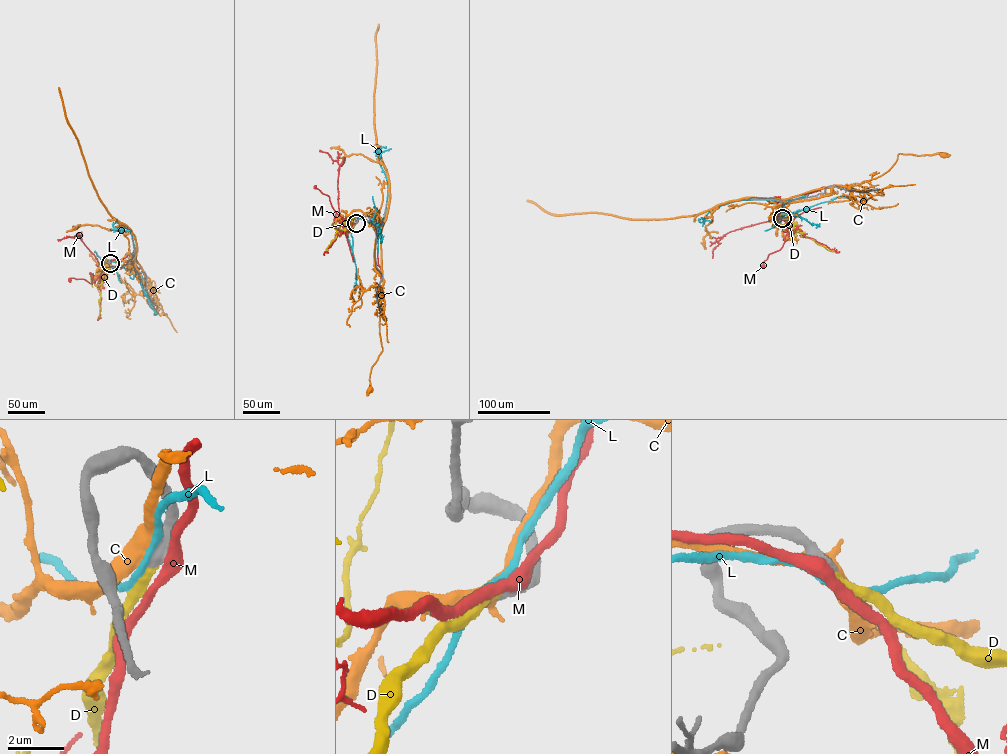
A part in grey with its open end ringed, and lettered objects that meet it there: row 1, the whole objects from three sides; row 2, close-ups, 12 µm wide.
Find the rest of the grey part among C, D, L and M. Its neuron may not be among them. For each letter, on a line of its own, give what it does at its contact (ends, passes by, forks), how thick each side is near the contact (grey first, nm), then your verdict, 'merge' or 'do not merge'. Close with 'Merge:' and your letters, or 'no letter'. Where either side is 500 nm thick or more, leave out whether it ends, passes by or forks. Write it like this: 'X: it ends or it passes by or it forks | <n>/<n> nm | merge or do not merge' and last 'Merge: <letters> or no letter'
C: 650/440 nm | do not merge
D: 550/320 nm | merge
L: 650/240 nm | do not merge
M: 650/440 nm | do not merge
Merge: D

